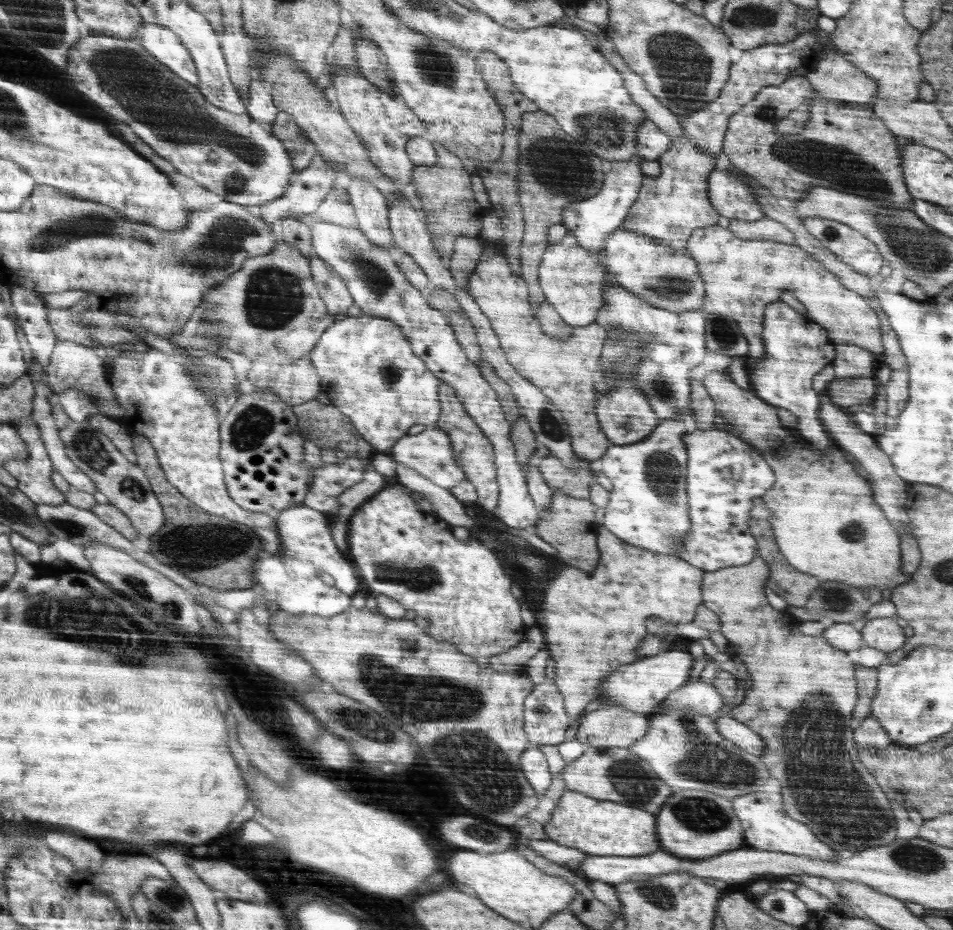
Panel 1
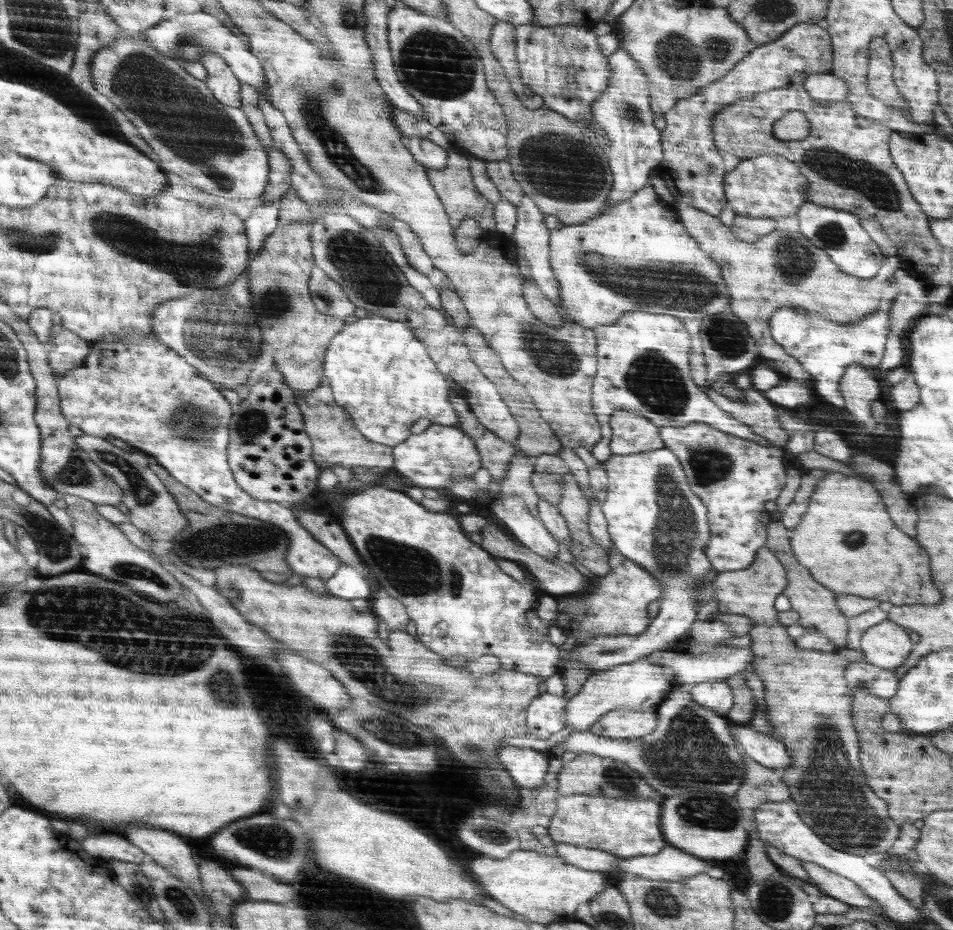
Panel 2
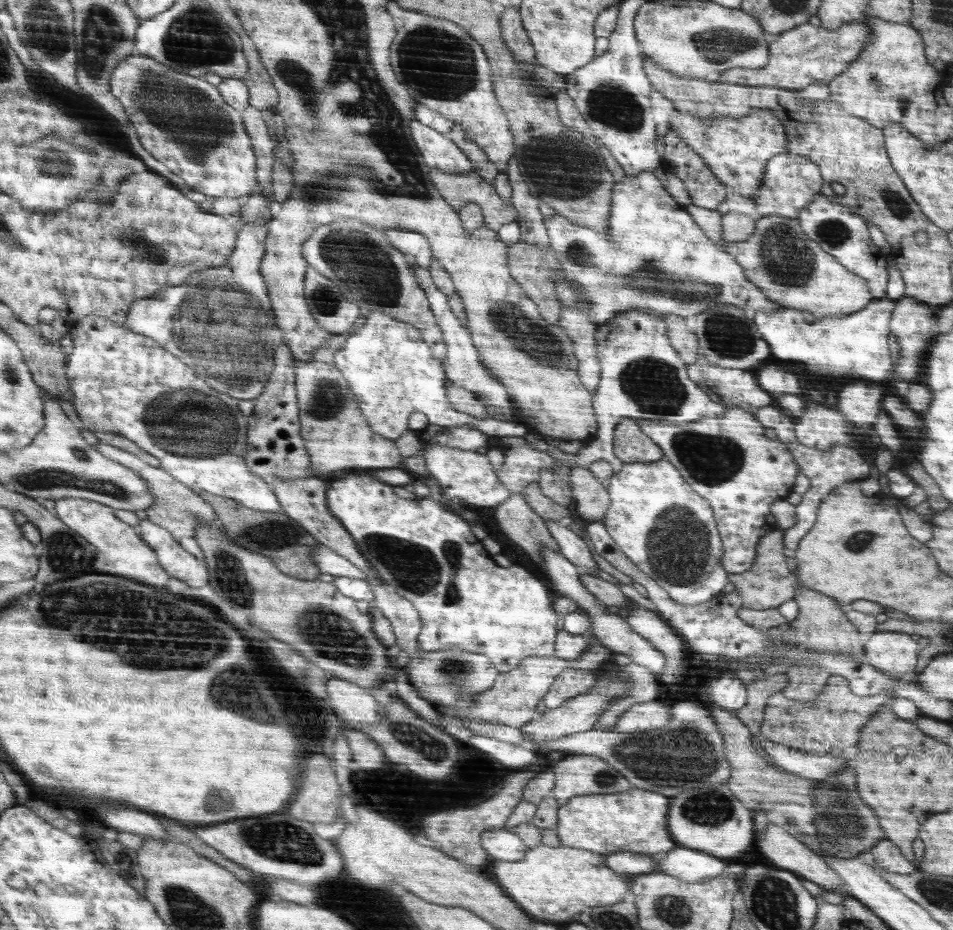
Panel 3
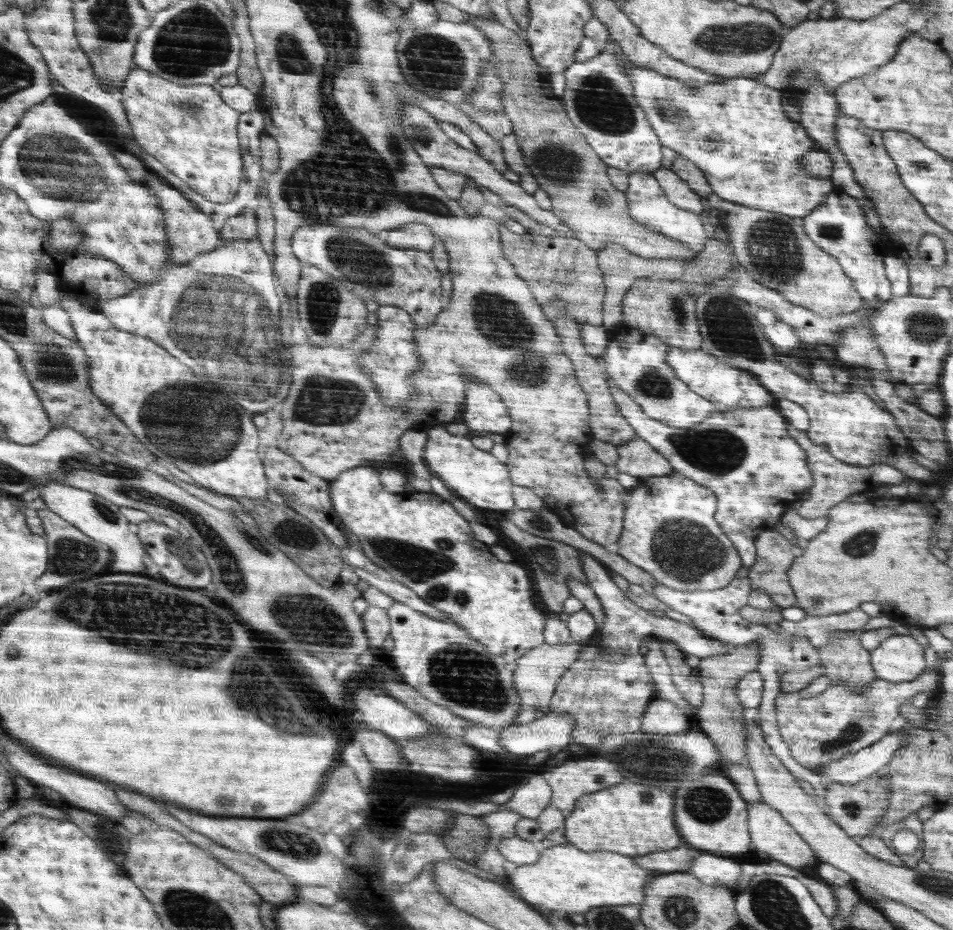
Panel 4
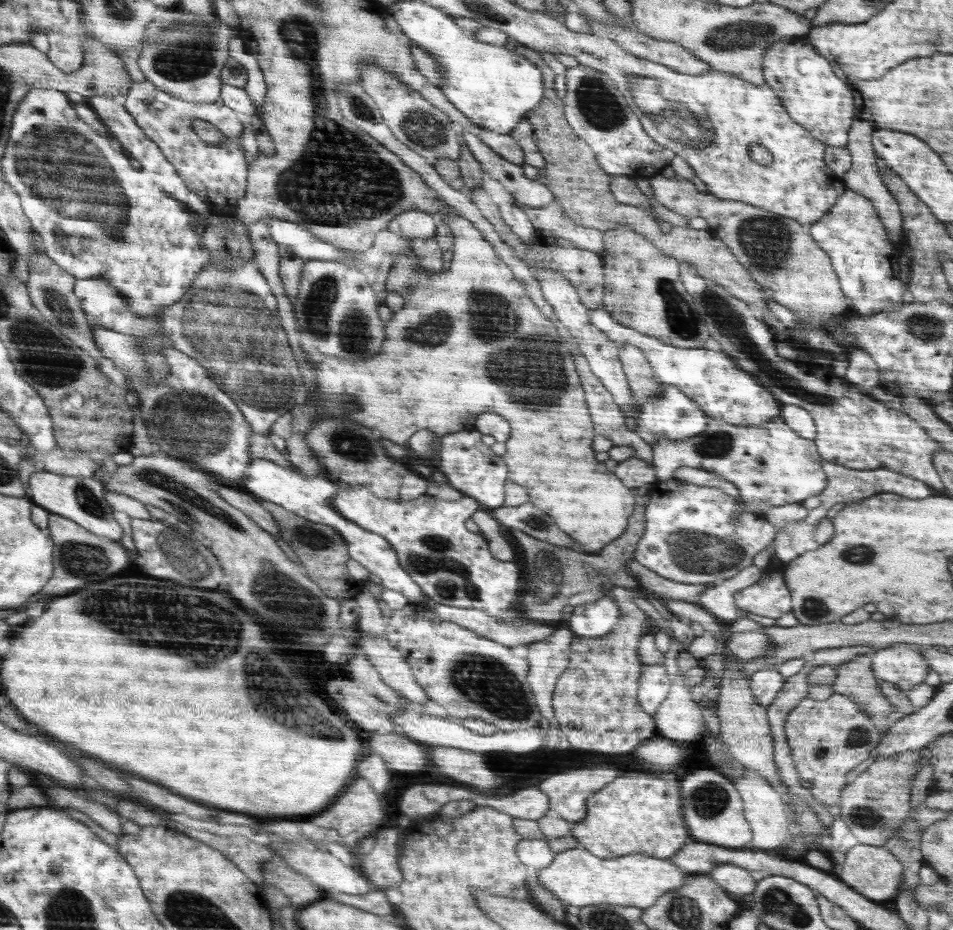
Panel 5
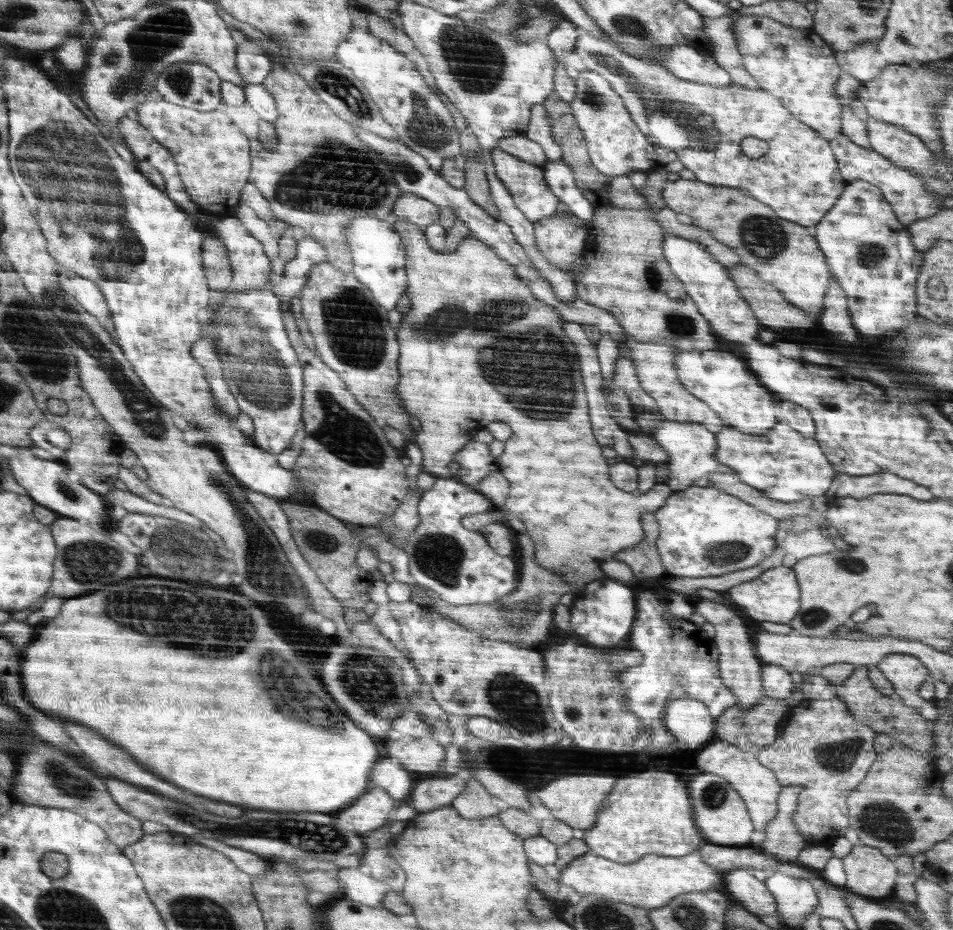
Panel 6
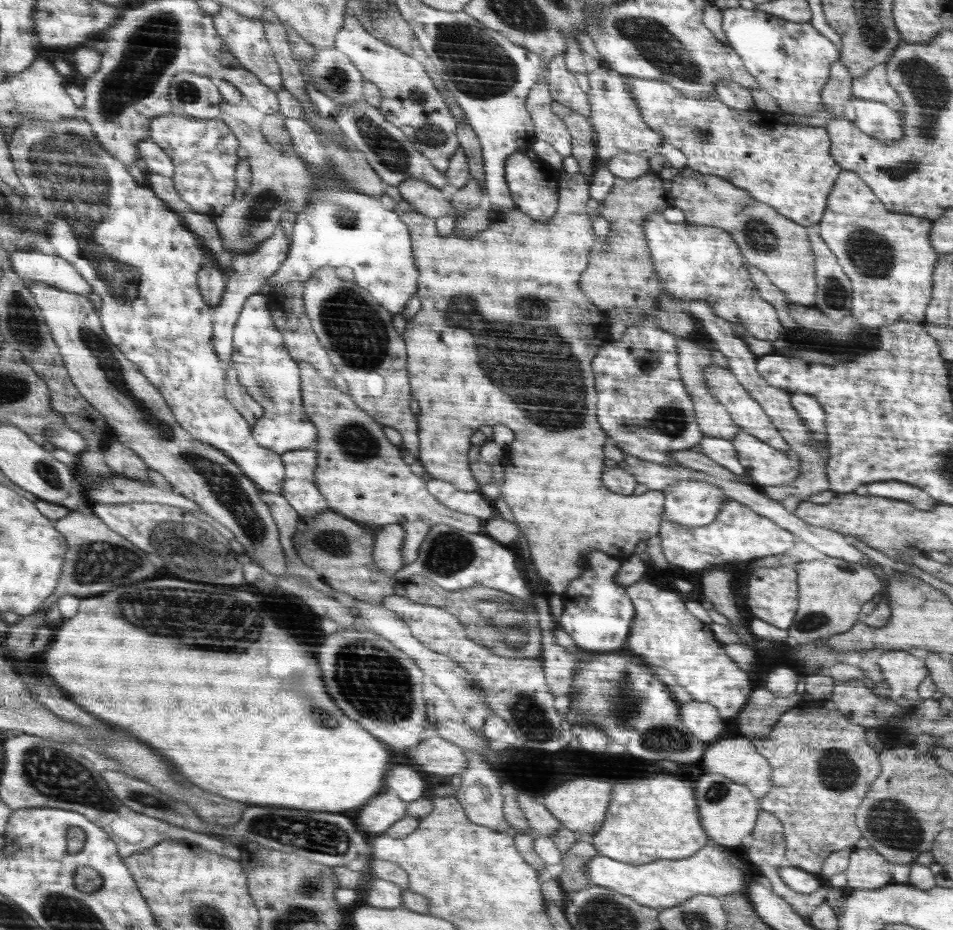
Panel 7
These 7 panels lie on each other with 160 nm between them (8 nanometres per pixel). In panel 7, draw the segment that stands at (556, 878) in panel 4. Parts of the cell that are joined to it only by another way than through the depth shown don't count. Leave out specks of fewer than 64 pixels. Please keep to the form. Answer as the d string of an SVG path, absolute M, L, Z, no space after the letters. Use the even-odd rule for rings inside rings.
M707 842L704 850L699 850L691 858L684 860L658 860L648 864L628 865L624 862L607 858L600 854L590 860L586 867L586 875L590 885L602 886L632 898L642 906L667 909L681 902L688 901L698 895L722 897L732 895L732 892L746 892L752 875L748 870L736 868L732 860L732 852L716 842ZM728 854L728 862L726 862Z

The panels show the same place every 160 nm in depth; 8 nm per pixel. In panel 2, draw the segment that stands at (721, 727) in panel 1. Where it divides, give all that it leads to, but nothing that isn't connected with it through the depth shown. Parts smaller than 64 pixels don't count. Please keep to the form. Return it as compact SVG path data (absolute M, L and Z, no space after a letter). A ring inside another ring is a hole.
M729 723L727 727L731 737L754 762L768 768L789 767L791 754L787 753L786 747L778 739L756 730L750 724Z

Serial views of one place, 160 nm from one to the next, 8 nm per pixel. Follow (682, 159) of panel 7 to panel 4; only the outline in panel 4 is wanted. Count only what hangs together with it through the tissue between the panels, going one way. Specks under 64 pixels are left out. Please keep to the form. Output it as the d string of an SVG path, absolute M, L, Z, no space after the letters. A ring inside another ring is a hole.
M608 41L608 48L585 62L577 62L563 72L565 89L561 94L568 118L578 127L590 145L605 163L627 173L657 174L662 168L662 152L660 142L647 115L635 98L633 82L625 69L625 57L616 42Z

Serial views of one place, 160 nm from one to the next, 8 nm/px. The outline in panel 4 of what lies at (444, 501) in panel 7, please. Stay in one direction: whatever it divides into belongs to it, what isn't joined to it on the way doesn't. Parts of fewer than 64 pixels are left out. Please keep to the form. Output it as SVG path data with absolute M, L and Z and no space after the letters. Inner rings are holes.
M364 466L356 467L342 473L337 479L329 481L329 493L331 496L331 503L333 504L333 509L338 514L338 517L341 519L341 523L349 528L349 531L355 536L359 541L361 549L364 551L366 558L369 558L374 564L377 564L379 568L385 570L394 582L399 582L415 592L422 600L425 600L434 606L438 610L445 612L449 616L449 620L452 621L456 626L467 630L470 633L470 636L474 640L480 641L486 647L486 650L491 655L501 656L504 659L504 662L515 664L523 656L527 650L530 648L536 648L536 646L543 645L545 643L545 626L546 614L536 606L534 602L534 596L532 596L532 588L530 588L530 581L528 580L528 574L526 570L522 568L522 564L514 564L514 562L500 562L494 558L495 553L493 548L484 544L484 542L479 541L477 538L474 538L472 530L470 530L470 524L458 516L458 512L446 502L442 504L444 500L442 497L436 495L432 491L430 492L418 492L418 491L402 491L399 493L392 493L390 491L384 492L383 485L381 482L379 472L374 469L374 466Z

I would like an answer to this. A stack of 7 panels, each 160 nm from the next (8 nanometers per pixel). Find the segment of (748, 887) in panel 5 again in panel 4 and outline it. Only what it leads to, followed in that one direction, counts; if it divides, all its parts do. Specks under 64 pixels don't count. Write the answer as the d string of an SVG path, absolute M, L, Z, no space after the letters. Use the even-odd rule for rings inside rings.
M700 854L694 858L692 866L686 872L696 876L696 879L707 886L728 886L735 889L738 887L742 870L741 862L738 864L730 858Z

